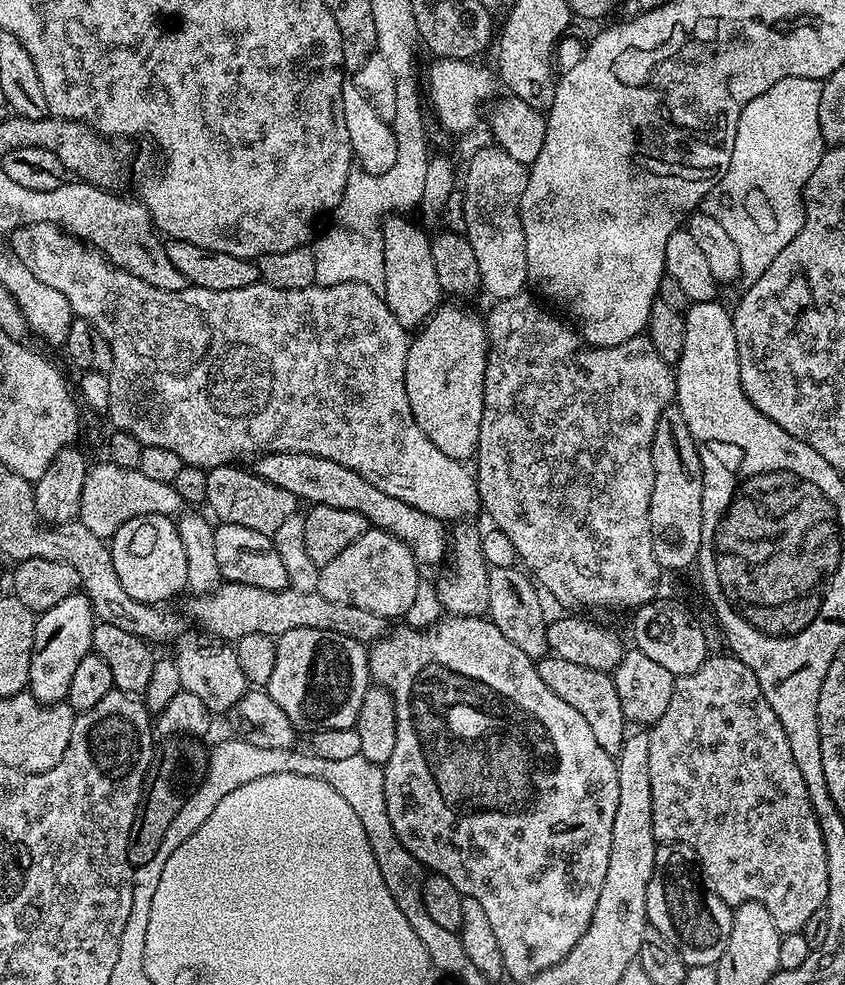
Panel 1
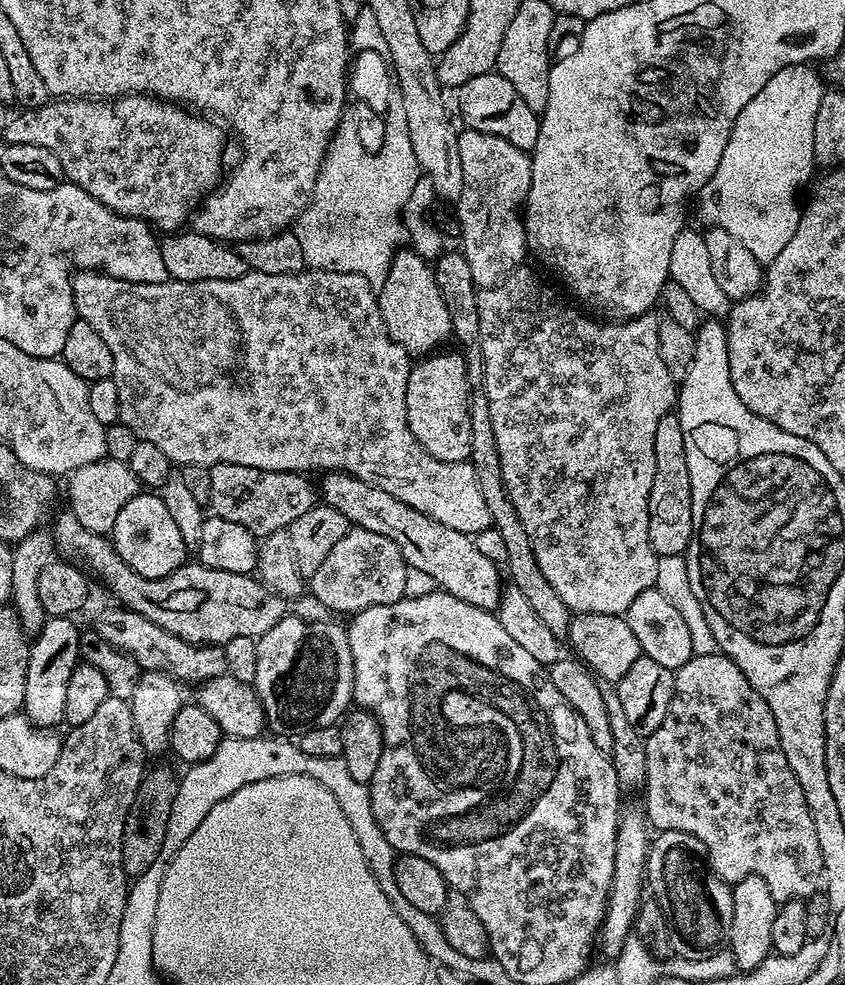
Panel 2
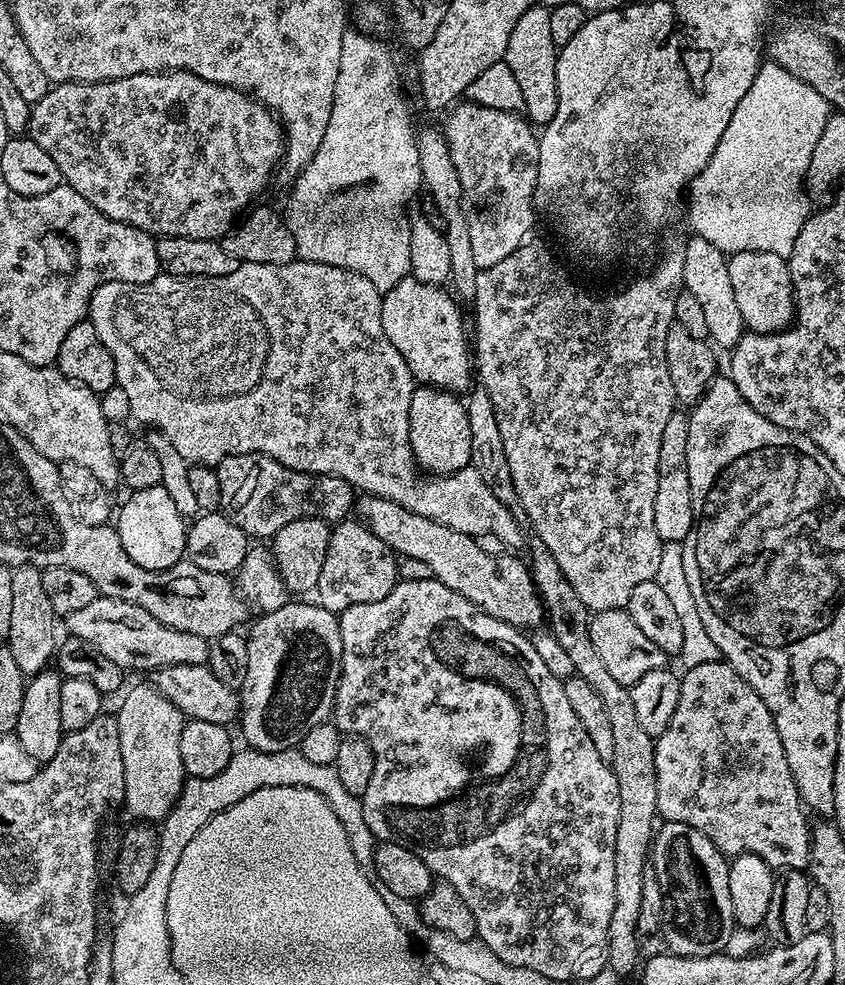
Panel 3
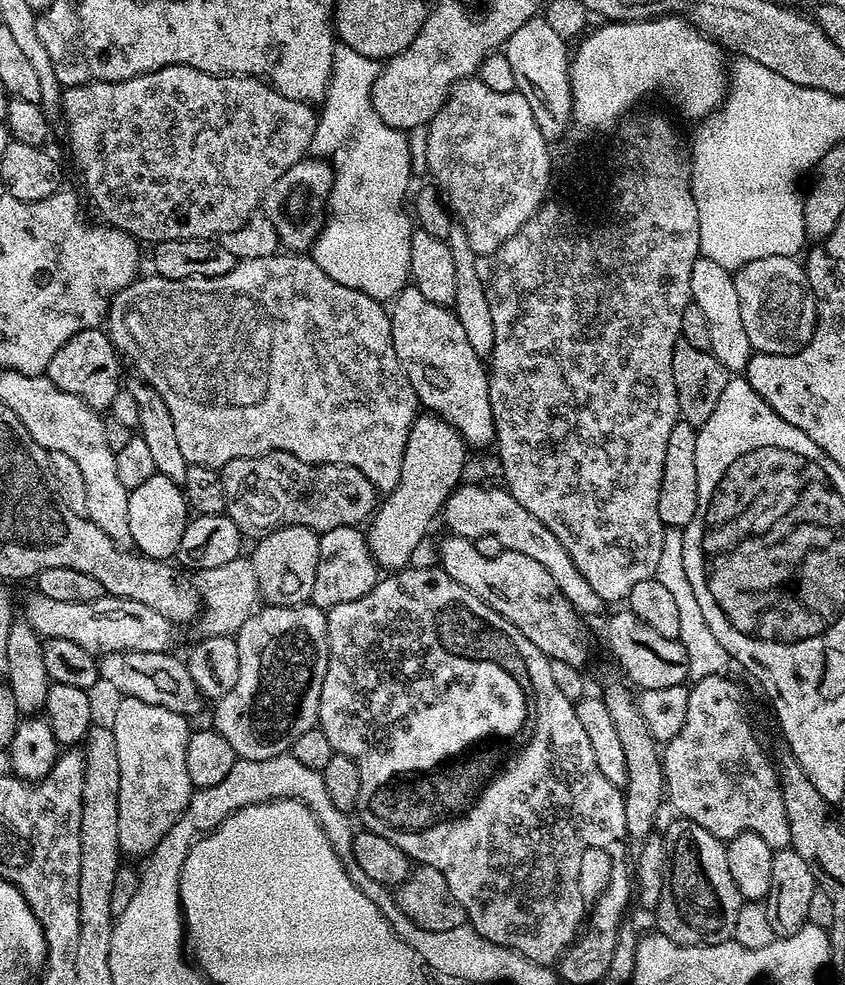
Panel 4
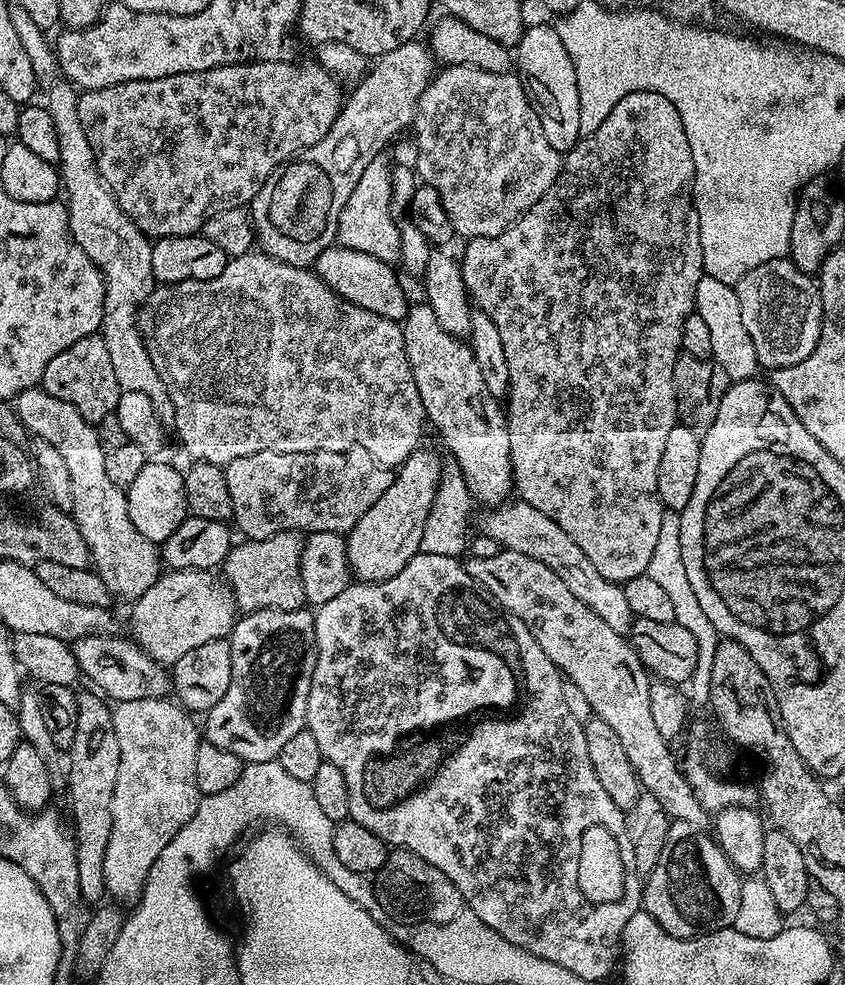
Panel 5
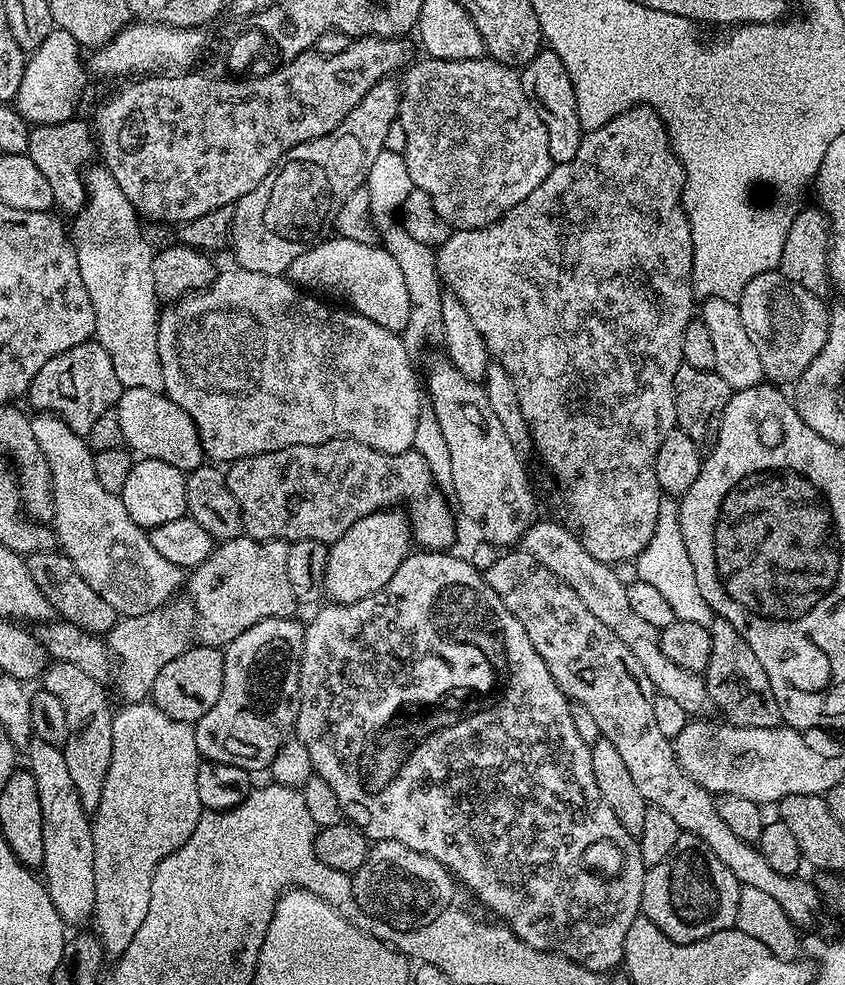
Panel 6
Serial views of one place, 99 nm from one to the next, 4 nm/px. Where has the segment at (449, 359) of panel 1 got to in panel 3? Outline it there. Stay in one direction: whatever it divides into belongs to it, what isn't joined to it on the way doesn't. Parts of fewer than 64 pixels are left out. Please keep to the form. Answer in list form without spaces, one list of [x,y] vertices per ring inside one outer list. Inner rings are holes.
[[[417,387],[410,398],[410,446],[417,465],[429,468],[427,471],[433,476],[449,476],[469,467],[470,418],[465,401],[440,388]]]

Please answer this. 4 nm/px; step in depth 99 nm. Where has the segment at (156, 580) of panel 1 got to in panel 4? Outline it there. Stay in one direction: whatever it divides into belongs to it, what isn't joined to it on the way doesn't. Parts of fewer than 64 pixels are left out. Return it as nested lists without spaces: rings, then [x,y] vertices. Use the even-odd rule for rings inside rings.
[[[151,476],[147,482],[142,482],[142,486],[129,491],[128,513],[130,538],[135,551],[151,560],[171,561],[178,550],[178,542],[182,542],[182,534],[190,519],[190,509],[183,487],[165,476]]]

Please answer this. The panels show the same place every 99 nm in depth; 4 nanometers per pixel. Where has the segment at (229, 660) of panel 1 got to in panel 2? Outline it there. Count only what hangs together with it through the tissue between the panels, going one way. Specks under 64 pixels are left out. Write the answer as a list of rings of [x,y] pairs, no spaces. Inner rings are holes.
[[[123,606],[108,608],[100,616],[100,624],[96,624],[94,630],[106,638],[118,650],[122,650],[144,672],[167,672],[173,680],[185,682],[189,680],[193,686],[199,686],[210,678],[218,678],[228,671],[223,647],[215,644],[191,644],[150,622],[142,614],[132,612]]]

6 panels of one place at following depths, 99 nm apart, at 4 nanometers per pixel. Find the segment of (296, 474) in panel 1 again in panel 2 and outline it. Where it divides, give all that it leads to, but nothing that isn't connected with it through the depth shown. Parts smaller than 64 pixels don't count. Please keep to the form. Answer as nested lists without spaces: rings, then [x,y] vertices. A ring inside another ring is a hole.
[[[345,472],[323,473],[318,480],[318,496],[323,503],[346,514],[349,525],[374,530],[374,534],[390,538],[390,542],[402,550],[402,558],[409,568],[430,574],[437,589],[449,592],[454,598],[462,598],[462,602],[470,602],[470,606],[499,609],[501,565],[484,557],[478,546],[474,546],[471,536],[442,526],[442,522],[414,510],[414,506],[398,502],[394,494],[386,494],[386,490],[378,490],[378,486],[370,486],[370,482],[362,482]]]

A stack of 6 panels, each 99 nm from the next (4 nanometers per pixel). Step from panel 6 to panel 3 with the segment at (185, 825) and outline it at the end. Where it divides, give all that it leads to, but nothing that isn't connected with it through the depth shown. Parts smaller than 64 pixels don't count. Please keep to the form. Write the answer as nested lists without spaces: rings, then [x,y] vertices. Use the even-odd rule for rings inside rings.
[[[151,683],[136,684],[128,693],[123,693],[124,701],[120,709],[114,712],[118,722],[118,742],[122,746],[122,770],[124,771],[124,803],[123,807],[140,822],[163,822],[170,814],[178,794],[184,789],[184,767],[178,742],[182,738],[182,726],[186,717],[180,713],[178,706],[170,702],[153,688]]]

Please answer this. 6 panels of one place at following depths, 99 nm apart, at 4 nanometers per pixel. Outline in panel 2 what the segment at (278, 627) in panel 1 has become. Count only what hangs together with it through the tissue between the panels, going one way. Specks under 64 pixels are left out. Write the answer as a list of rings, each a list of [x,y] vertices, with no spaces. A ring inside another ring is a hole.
[[[68,510],[57,518],[54,537],[55,547],[68,555],[65,557],[81,556],[100,575],[101,582],[120,599],[117,601],[123,607],[150,618],[150,622],[162,626],[162,630],[191,644],[223,646],[230,638],[259,638],[281,620],[289,608],[298,618],[311,624],[330,616],[328,608],[311,594],[297,596],[289,604],[255,575],[230,574],[230,570],[214,570],[199,562],[186,562],[162,578],[142,578],[142,574],[130,570],[130,566],[122,562],[107,535],[86,530],[86,526],[82,526]]]

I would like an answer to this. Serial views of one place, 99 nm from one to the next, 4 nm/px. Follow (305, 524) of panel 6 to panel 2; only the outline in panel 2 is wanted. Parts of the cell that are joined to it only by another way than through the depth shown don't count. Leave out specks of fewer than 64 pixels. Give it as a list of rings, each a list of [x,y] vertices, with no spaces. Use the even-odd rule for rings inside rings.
[[[214,464],[208,468],[210,474],[210,508],[215,515],[226,518],[226,522],[238,522],[246,526],[257,538],[268,536],[283,528],[289,528],[294,518],[302,518],[306,510],[318,503],[318,488],[307,475],[298,472],[275,472],[258,470],[254,466],[237,464]]]

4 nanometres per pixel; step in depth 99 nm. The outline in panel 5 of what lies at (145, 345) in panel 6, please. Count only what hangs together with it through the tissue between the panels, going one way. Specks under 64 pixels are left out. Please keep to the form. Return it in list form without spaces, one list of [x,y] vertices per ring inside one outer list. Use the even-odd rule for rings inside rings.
[[[15,2],[9,3],[8,9],[10,23],[14,25],[18,39],[34,66],[39,95],[44,95],[43,106],[50,114],[54,122],[54,134],[58,136],[58,171],[63,195],[68,195],[68,229],[74,242],[82,246],[86,258],[90,258],[90,262],[94,262],[96,269],[104,276],[102,335],[106,350],[110,353],[110,363],[114,366],[114,378],[118,378],[121,390],[146,394],[163,425],[175,425],[174,402],[170,402],[166,382],[162,382],[154,362],[150,362],[150,354],[136,325],[140,305],[154,287],[150,266],[153,241],[142,230],[138,230],[138,226],[134,226],[132,219],[118,206],[114,194],[106,186],[94,162],[94,150],[90,150],[90,142],[86,142],[86,130],[82,130],[82,122],[78,122],[77,89],[61,74],[53,45],[44,37],[47,36],[45,29],[34,26],[30,14],[26,14],[26,10],[22,10],[22,6]]]

